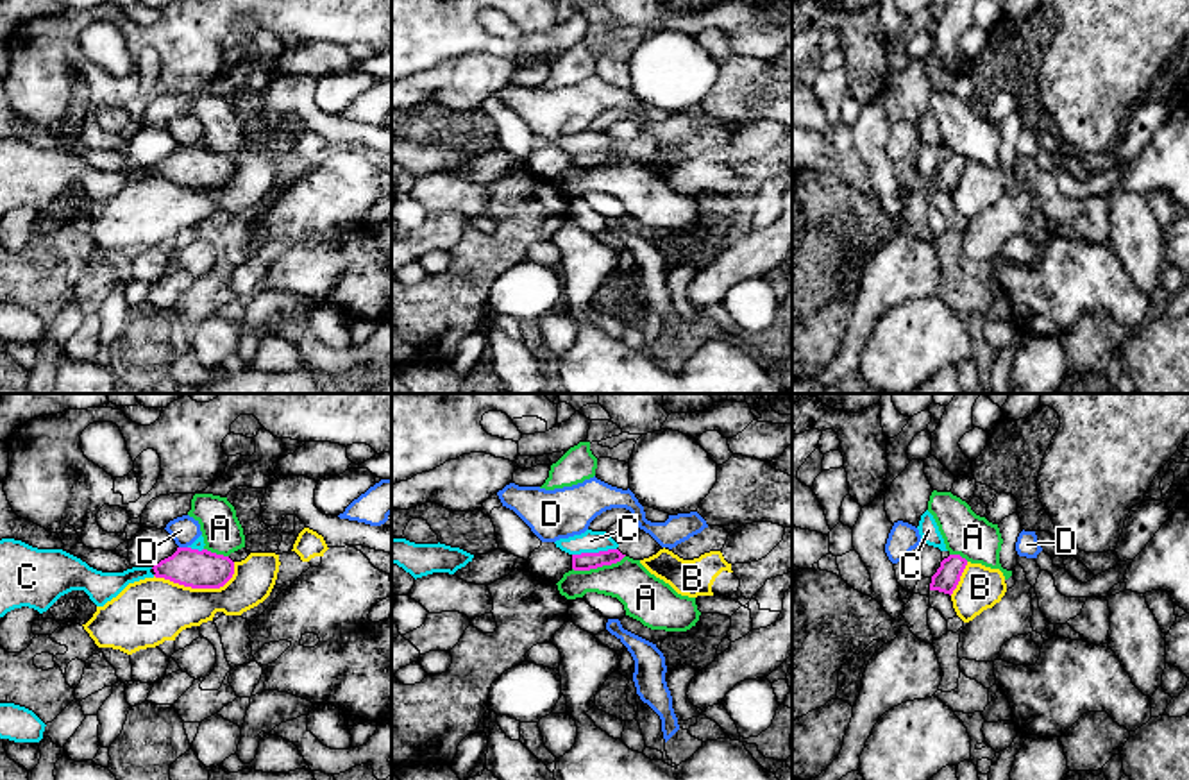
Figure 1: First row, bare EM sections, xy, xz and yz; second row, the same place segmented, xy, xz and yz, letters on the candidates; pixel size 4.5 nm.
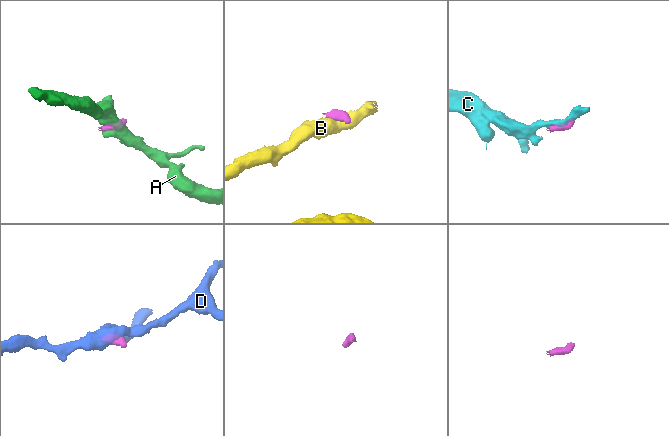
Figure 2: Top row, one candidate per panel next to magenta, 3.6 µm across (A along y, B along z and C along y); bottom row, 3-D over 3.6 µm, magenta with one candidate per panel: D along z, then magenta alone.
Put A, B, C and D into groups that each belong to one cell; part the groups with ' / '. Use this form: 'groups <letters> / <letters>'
groups A / B / C / D

